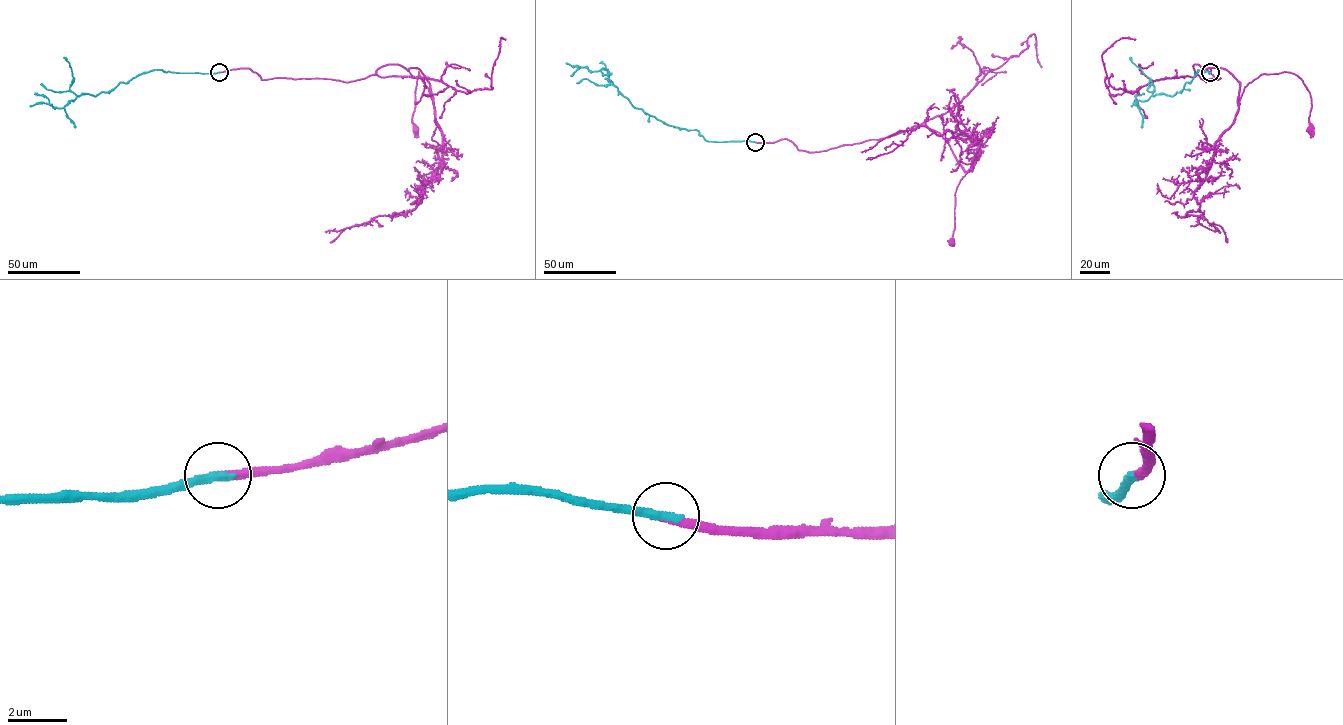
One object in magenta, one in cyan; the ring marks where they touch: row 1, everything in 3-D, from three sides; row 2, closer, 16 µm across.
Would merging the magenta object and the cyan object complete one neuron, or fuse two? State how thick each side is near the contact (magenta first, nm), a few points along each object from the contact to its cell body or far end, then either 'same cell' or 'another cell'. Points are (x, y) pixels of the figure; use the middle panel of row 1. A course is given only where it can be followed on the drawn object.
calibres 280 and 320 nm; course magenta (755, 142), (786, 139), (798, 150), (819, 152), (915, 125), (935, 130), (970, 170), (955, 193), (951, 242); course cyan (755, 142), (708, 141), (697, 130), (667, 125), (634, 106), (607, 70), (580, 67), (570, 76); same cell

